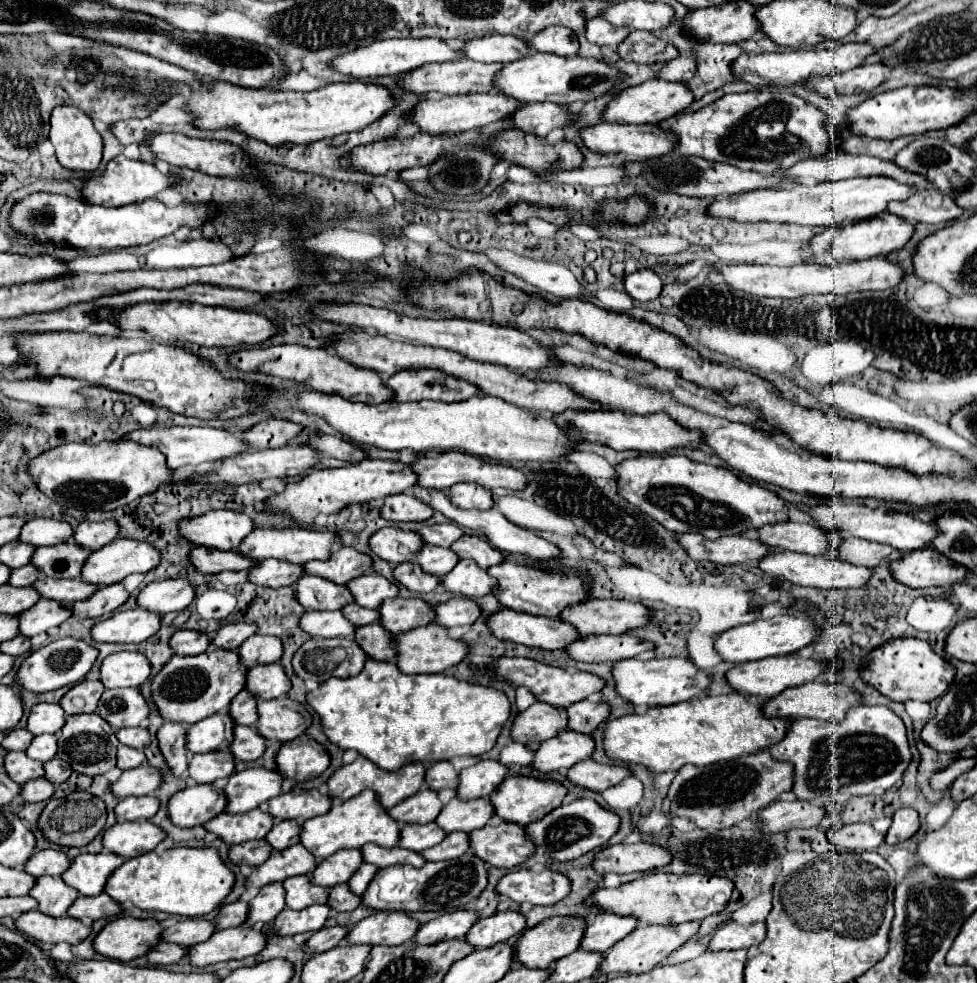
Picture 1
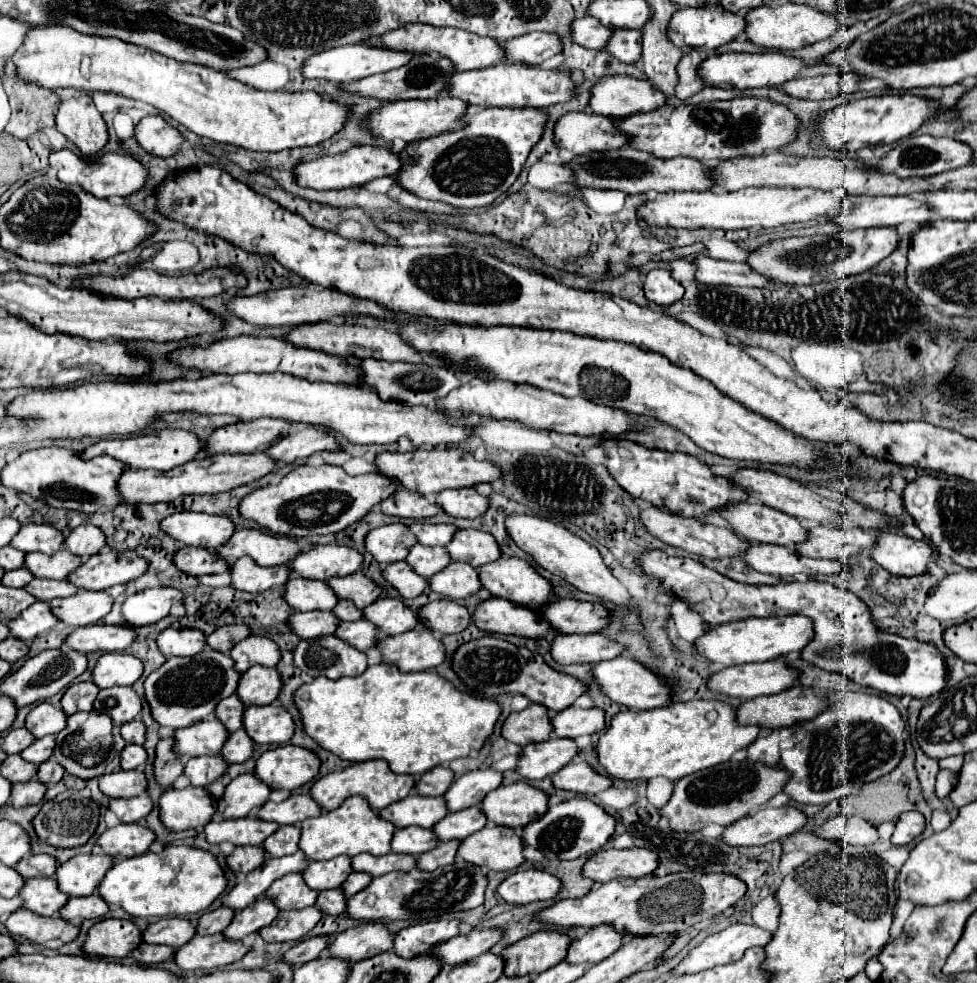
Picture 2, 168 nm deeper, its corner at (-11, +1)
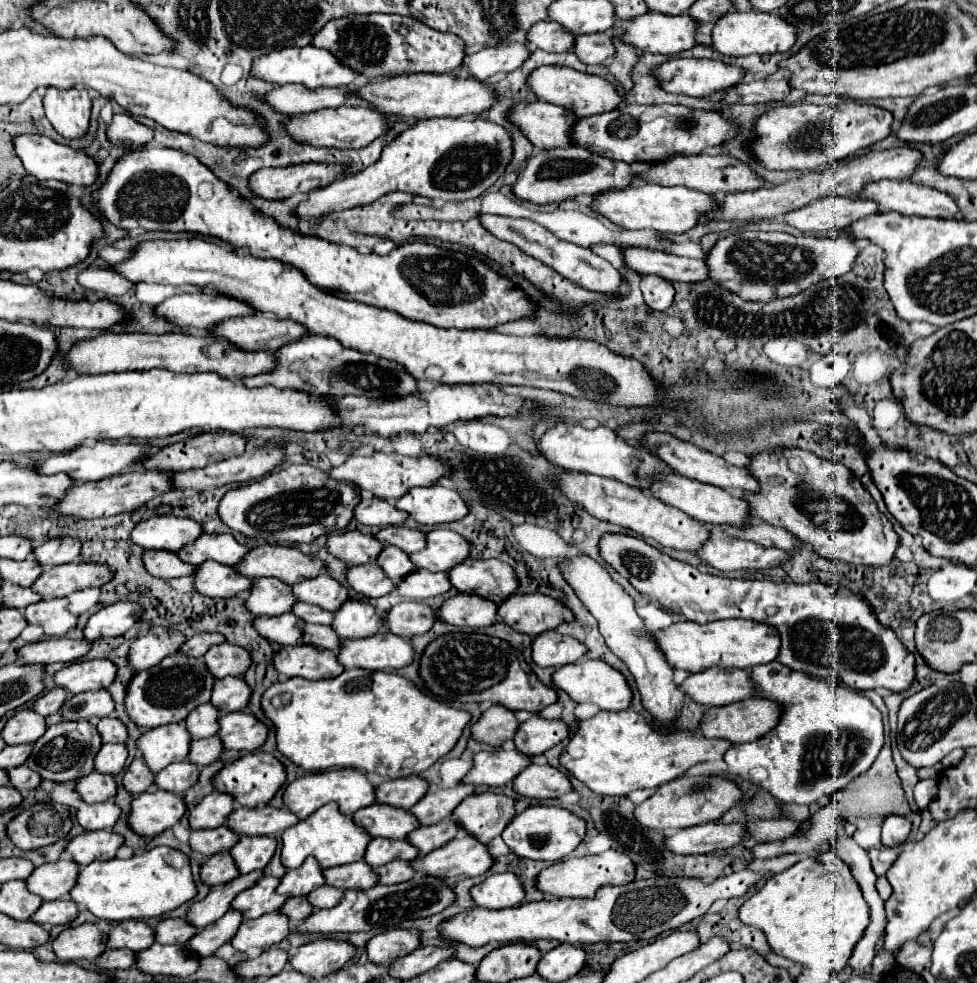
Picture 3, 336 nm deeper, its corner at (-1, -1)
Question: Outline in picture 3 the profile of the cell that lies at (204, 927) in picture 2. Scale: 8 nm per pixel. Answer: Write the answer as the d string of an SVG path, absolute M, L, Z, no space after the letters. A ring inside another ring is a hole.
M167 918L155 926L155 942L157 944L179 944L183 946L195 932L195 926L183 922L183 918Z

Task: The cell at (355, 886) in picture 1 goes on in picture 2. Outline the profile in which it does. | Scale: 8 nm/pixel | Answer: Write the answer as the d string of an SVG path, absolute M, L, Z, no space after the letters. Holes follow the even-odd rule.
M351 872L351 876L343 882L343 890L345 896L355 896L357 892L361 892L363 888L367 888L367 884L373 880L371 874L367 872Z

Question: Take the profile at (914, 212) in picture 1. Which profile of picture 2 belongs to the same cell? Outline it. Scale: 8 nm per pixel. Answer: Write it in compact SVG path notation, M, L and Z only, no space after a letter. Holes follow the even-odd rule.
M859 196L855 198L855 208L851 212L841 212L833 218L839 226L851 228L871 228L875 226L897 226L901 222L923 224L931 220L935 210L919 200L917 196ZM859 218L879 218L879 220L859 220Z

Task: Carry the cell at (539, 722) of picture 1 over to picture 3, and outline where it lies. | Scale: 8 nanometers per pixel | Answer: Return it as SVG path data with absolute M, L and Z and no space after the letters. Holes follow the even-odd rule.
M491 706L481 714L481 718L471 726L471 734L477 742L499 748L503 742L513 738L513 730L517 730L519 722L511 710L503 706Z

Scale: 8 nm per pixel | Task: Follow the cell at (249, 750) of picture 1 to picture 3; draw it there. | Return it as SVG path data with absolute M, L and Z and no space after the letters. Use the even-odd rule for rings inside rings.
M217 736L191 740L187 760L193 762L197 768L203 768L203 766L209 766L215 760L219 760L221 752L223 752L223 746L221 746L221 740Z

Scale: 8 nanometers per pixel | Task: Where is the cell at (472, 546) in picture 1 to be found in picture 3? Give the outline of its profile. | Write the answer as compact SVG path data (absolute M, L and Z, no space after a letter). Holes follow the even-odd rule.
M447 528L431 530L427 534L427 546L415 554L409 554L415 568L431 572L447 572L457 562L463 562L469 556L469 542Z

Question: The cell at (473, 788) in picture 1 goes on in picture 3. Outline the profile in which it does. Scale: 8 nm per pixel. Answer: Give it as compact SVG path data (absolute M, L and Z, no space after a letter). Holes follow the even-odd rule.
M453 786L453 788L445 788L445 790L433 790L427 792L415 806L409 808L409 812L419 820L421 826L431 826L437 824L445 818L451 816L451 812L455 810L455 806L473 794L473 786Z

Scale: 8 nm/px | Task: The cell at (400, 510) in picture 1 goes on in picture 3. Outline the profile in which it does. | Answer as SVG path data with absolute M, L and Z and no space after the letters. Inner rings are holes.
M363 496L361 502L355 506L353 514L355 514L353 518L359 524L367 526L393 526L393 524L399 526L407 520L405 514L401 514L401 510L395 508L393 502L385 502L373 496Z

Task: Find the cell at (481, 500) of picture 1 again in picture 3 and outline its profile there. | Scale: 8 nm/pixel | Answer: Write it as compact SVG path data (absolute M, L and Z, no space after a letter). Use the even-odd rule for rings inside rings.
M443 486L411 488L409 494L401 496L395 506L409 514L417 524L433 526L461 520L467 514L467 504L455 490Z

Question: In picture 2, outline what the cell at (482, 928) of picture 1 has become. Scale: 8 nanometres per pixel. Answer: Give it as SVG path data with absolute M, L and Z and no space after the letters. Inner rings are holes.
M479 928L469 934L459 934L455 940L447 940L435 946L431 952L437 954L443 964L461 964L483 952L489 952L505 936L503 928Z

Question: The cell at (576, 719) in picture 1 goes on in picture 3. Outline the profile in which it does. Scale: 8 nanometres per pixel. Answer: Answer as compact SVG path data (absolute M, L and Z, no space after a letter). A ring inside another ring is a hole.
M533 716L531 720L519 724L513 736L513 744L515 744L515 750L533 758L557 746L563 738L567 738L567 734L569 734L567 724L559 720L545 720L545 718Z

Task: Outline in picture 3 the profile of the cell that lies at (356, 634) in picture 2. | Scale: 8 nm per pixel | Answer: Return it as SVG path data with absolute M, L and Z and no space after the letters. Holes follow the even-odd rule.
M303 624L303 644L337 652L341 640L337 638L337 634L335 634L335 630L331 626Z

